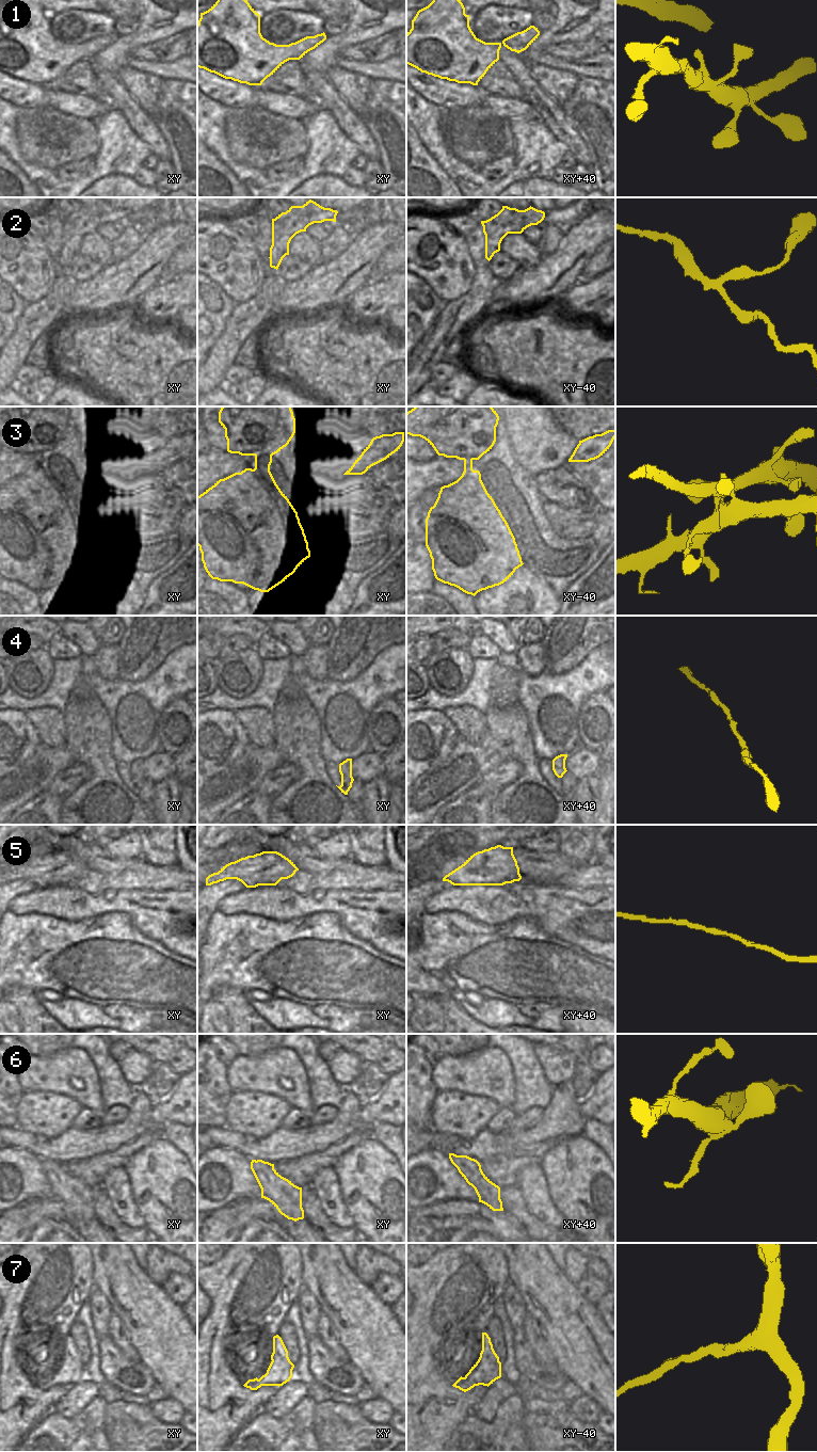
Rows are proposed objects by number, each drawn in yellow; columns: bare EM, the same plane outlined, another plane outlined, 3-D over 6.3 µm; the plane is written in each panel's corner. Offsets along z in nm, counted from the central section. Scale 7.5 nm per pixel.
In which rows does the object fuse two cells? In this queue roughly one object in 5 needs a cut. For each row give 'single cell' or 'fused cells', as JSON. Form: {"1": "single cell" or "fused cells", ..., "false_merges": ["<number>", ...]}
{"1": "single cell", "2": "single cell", "3": "fused cells", "4": "single cell", "5": "single cell", "6": "fused cells", "7": "single cell", "false_merges": ["3", "6"]}

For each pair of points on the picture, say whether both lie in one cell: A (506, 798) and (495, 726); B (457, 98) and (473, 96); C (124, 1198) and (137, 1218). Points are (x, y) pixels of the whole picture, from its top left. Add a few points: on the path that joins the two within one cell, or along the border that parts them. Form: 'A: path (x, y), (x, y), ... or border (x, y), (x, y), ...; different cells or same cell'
A: path (522, 780), (527, 775), (527, 758), (513, 742); same cell
B: path (461, 96), (468, 96); same cell
C: path (127, 1203), (127, 1209), (131, 1213); same cell

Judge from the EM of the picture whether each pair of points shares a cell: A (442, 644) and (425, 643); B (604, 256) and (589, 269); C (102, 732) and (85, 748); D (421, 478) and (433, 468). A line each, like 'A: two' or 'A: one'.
A: two
B: one
C: one
D: one

